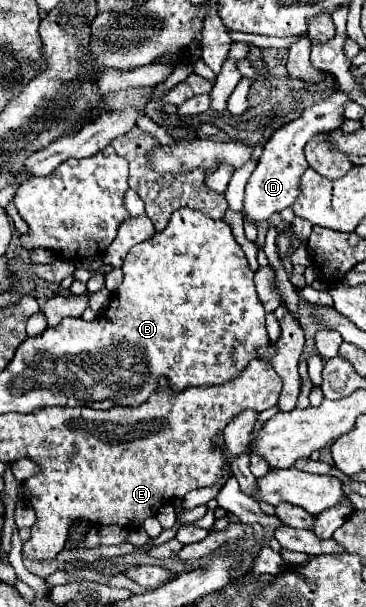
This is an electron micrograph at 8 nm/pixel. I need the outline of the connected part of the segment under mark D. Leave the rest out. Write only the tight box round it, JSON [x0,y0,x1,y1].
[242,90,350,222]

